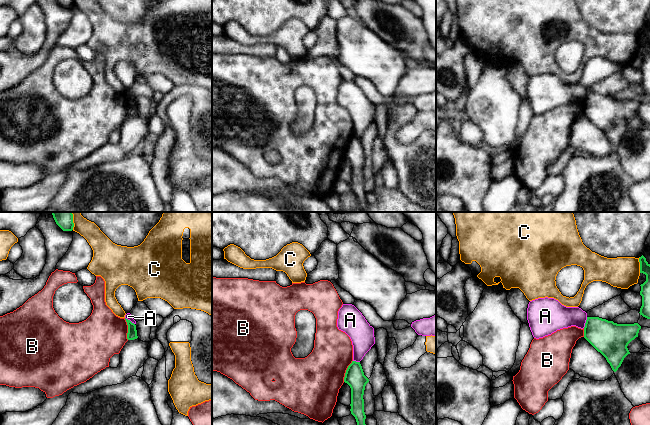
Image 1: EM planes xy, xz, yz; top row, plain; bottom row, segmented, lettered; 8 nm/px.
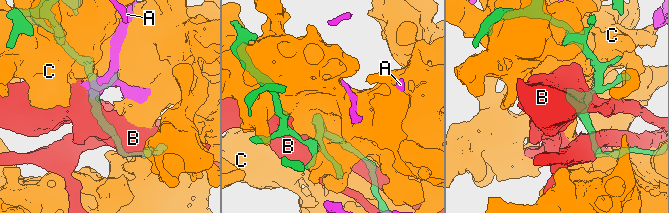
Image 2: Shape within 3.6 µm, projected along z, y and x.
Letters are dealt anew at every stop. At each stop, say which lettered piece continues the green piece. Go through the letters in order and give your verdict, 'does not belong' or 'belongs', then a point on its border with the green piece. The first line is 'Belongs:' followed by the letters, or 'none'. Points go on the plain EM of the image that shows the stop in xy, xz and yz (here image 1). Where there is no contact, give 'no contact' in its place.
Belongs: none
A: does not belong; contact yz (586, 98)
B: does not belong; contact xy (128, 105)
C: does not belong; contact yz (640, 41)

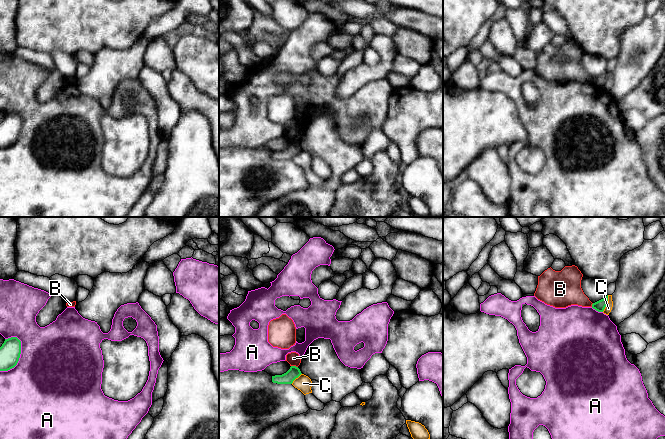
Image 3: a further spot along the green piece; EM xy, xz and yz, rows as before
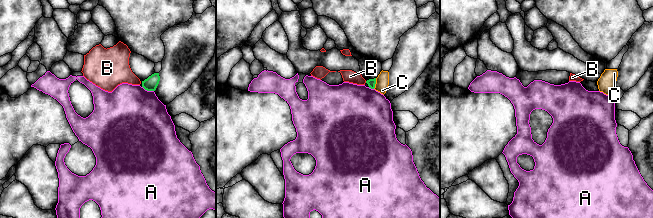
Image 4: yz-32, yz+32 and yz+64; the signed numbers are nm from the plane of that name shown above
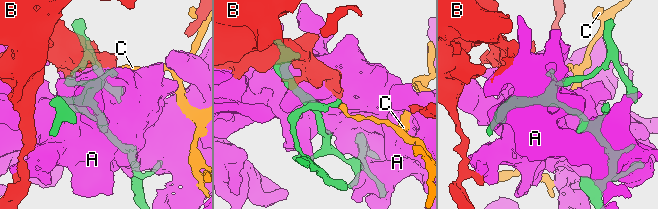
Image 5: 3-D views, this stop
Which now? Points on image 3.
Belongs: none
A: does not belong; contact xy (19, 133)
B: does not belong; contact xz (294, 142)
C: does not belong; contact yz (606, 79)

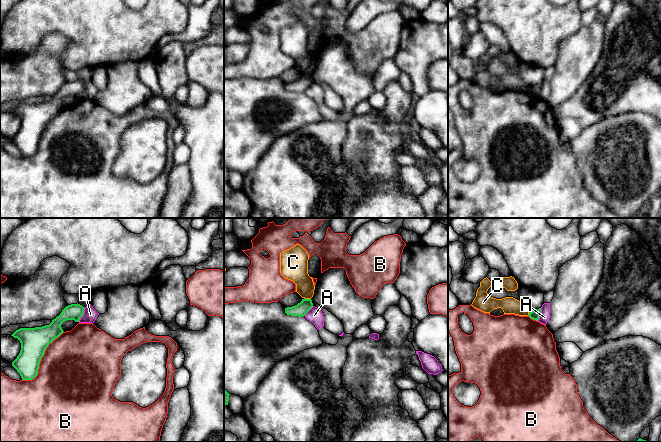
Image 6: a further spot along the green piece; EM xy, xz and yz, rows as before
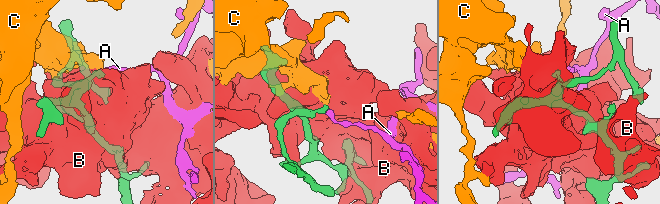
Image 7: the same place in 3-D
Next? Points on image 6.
Belongs: none
A: does not belong; contact xy (83, 89)
B: does not belong; contact xy (40, 136)
C: does not belong; contact xz (307, 75)

